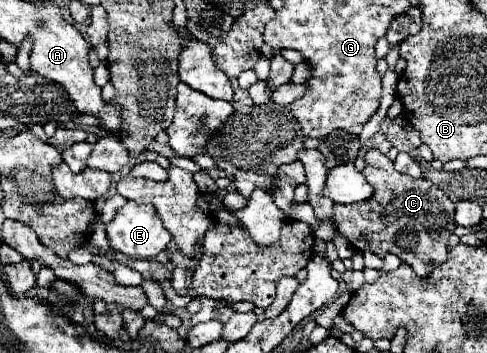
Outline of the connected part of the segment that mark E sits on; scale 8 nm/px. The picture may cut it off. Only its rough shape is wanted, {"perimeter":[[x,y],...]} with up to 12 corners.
{"perimeter":[[132,201],[106,233],[116,251],[156,257],[170,233],[156,207]]}

